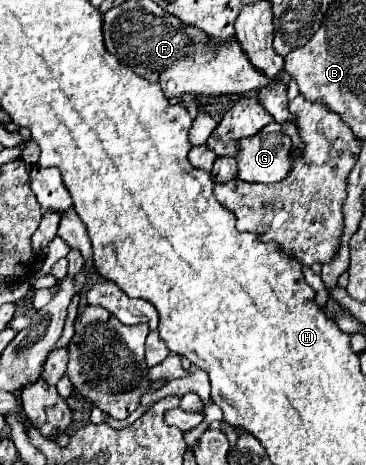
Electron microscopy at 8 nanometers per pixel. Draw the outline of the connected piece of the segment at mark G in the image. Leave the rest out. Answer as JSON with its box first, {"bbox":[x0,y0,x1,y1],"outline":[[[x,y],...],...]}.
{"bbox":[238,123,292,183],"outline":[[[278,123],[262,127],[252,139],[238,141],[238,179],[252,183],[276,183],[290,171],[292,141]]]}

